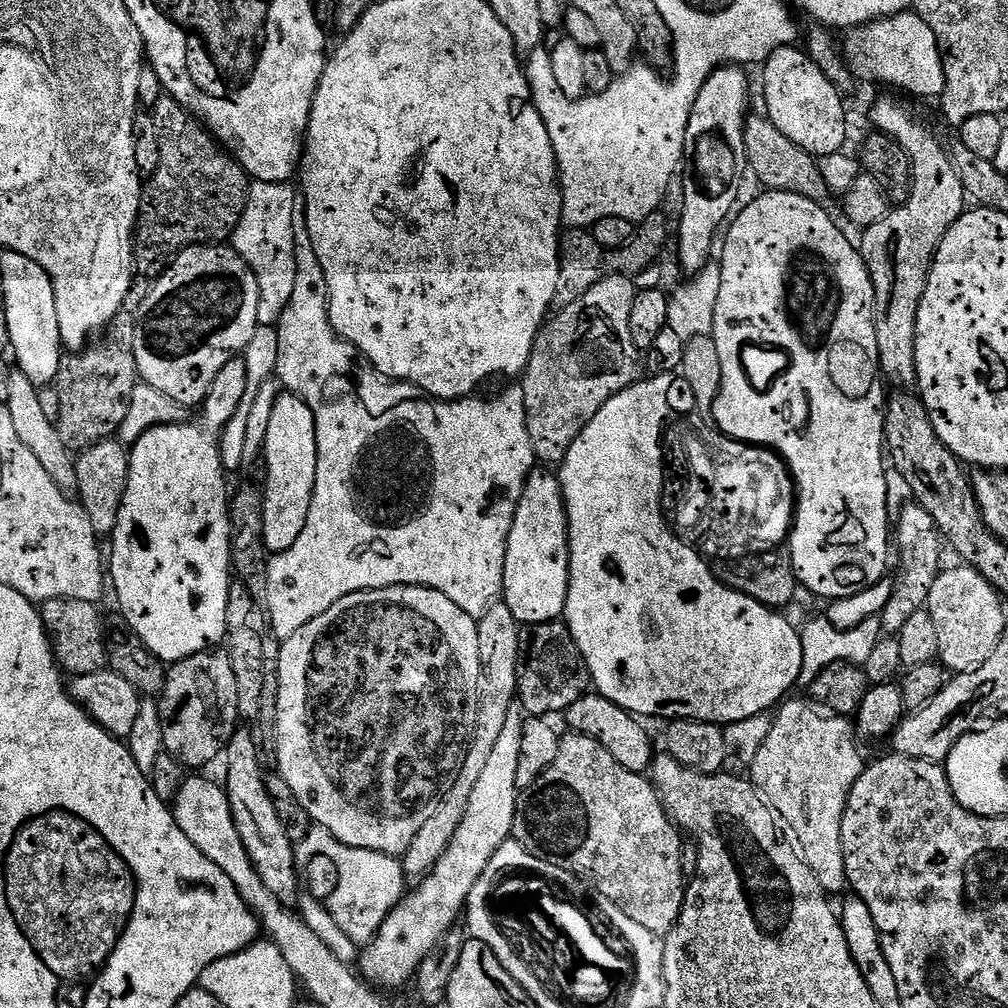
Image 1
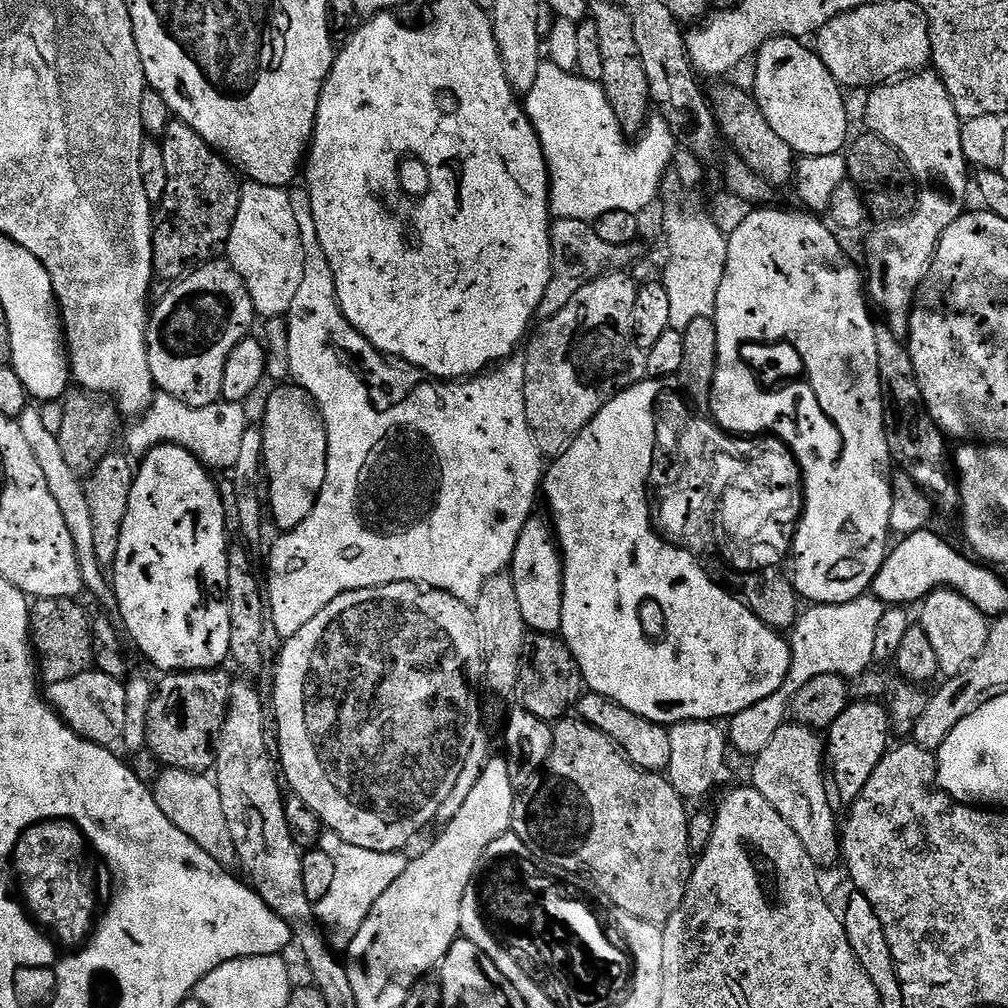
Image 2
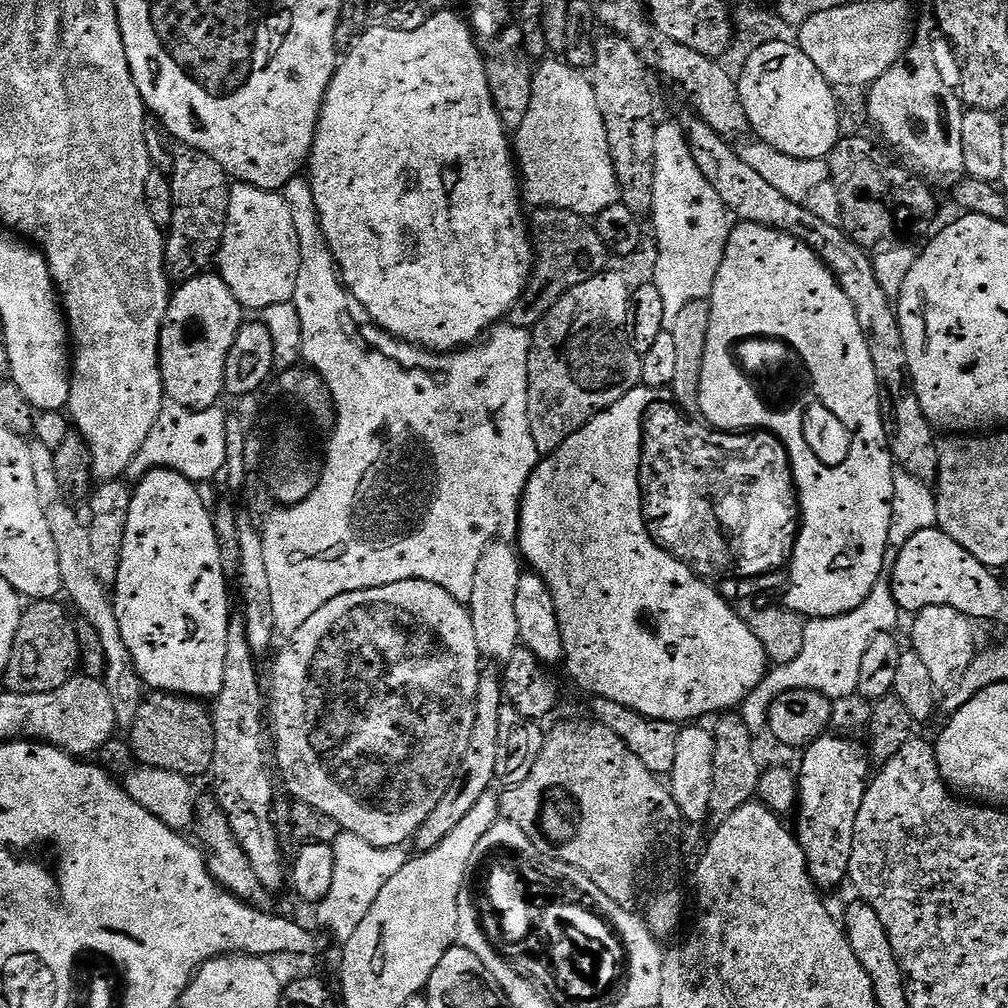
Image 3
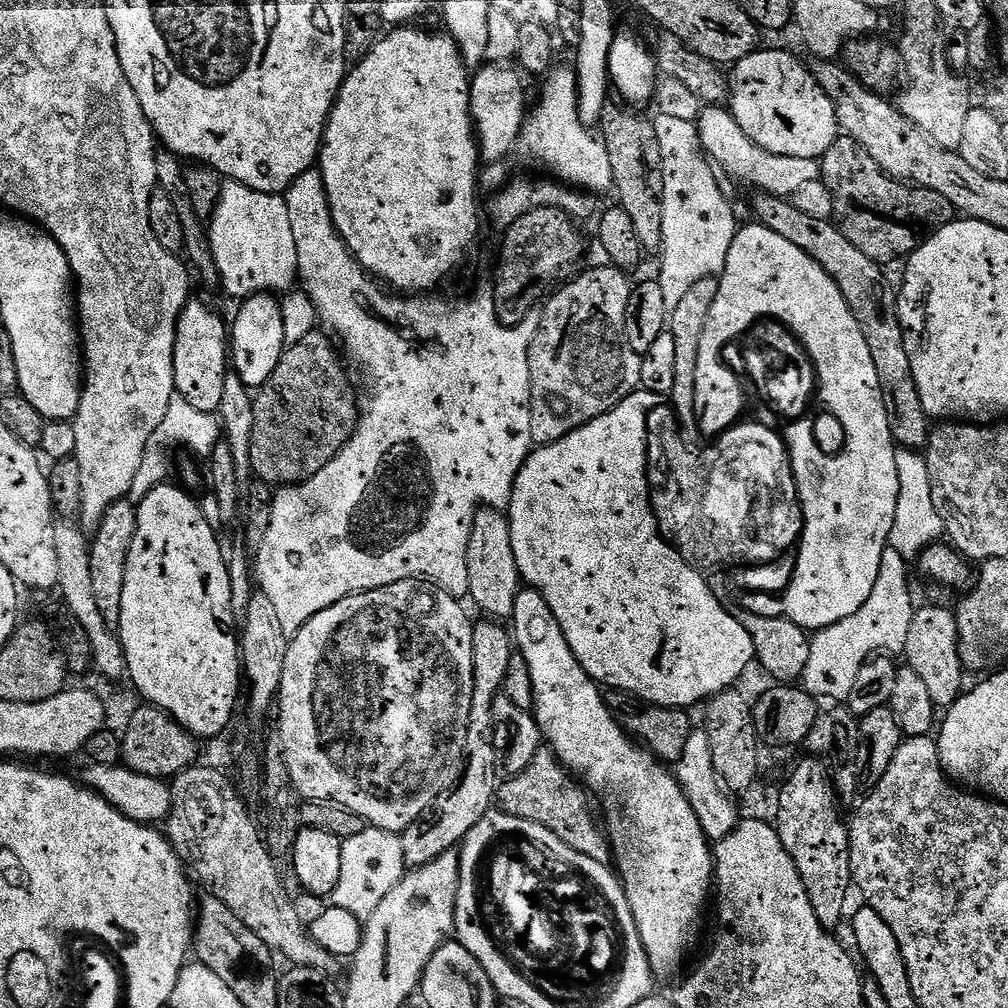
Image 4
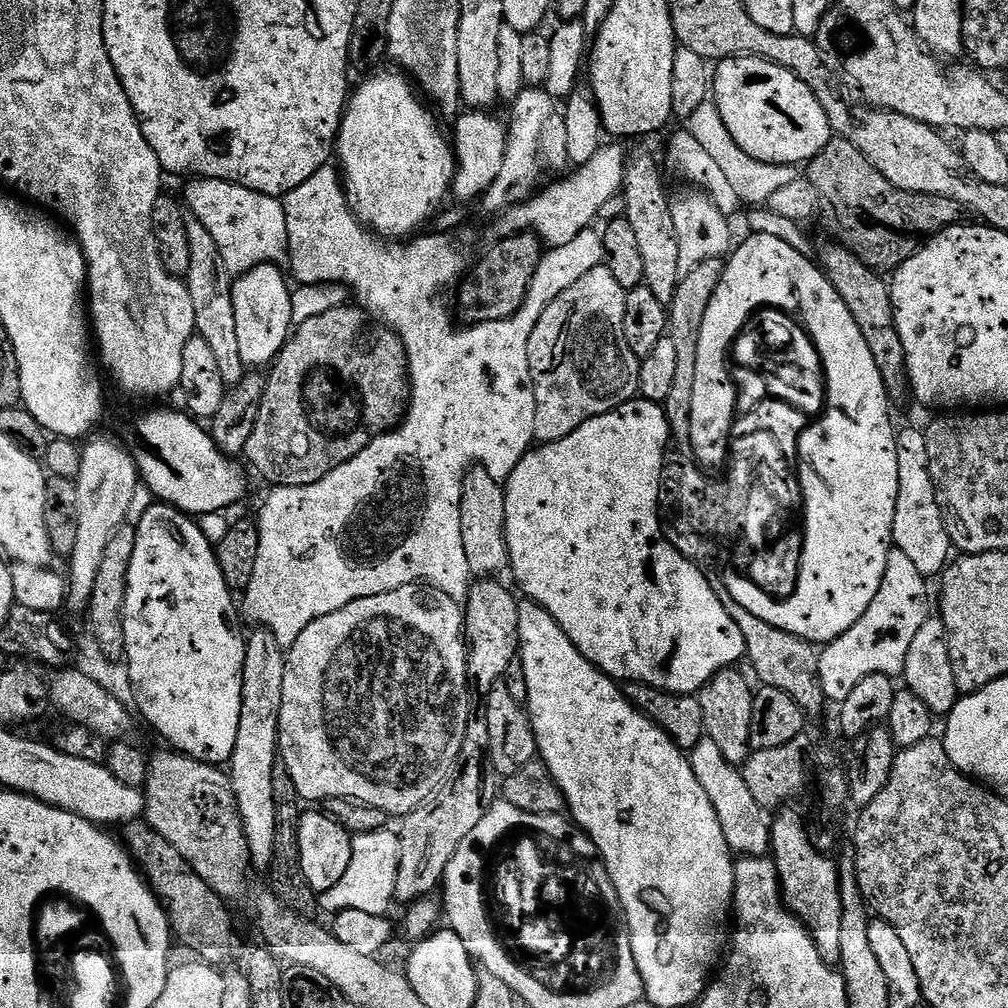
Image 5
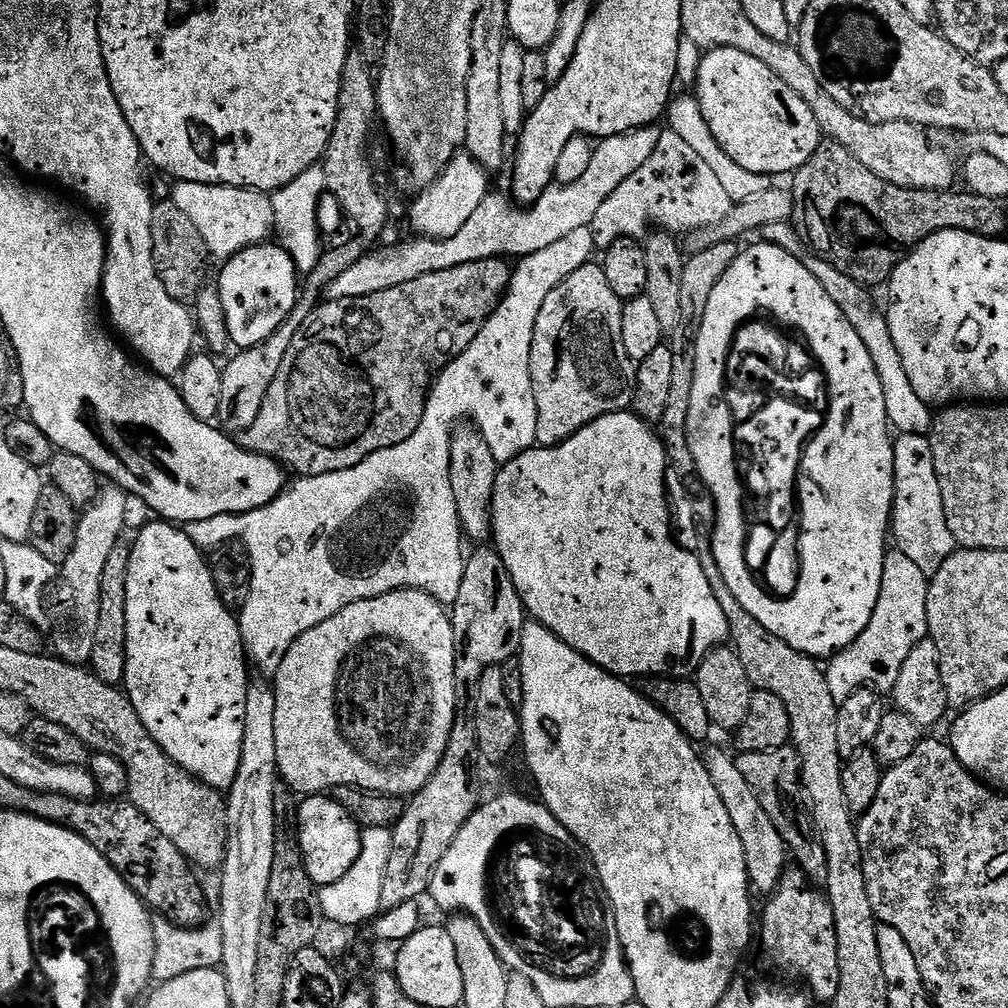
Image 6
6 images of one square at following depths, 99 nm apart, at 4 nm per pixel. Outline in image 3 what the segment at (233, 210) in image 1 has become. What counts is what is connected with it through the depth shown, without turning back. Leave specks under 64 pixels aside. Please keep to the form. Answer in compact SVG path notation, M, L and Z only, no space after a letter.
M185 147L177 151L176 165L170 175L174 194L174 214L166 229L164 267L173 281L192 280L207 273L220 254L230 210L230 177L210 154Z

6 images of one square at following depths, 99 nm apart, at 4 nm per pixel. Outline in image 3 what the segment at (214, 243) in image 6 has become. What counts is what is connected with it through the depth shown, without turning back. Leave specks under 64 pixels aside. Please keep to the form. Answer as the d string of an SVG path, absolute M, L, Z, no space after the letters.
M241 184L231 185L230 210L224 237L220 243L218 257L218 275L230 286L232 293L245 310L263 310L266 306L275 306L277 302L293 302L296 299L298 270L300 269L300 247L298 230L294 230L294 214L280 192L258 190L258 186Z

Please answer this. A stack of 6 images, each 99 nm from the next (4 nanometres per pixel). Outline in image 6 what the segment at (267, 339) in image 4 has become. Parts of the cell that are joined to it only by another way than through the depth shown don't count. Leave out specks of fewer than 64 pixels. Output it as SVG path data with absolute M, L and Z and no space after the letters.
M265 242L231 256L221 268L224 269L220 272L218 287L229 338L237 349L253 348L281 328L284 319L294 310L298 299L296 267L279 243Z

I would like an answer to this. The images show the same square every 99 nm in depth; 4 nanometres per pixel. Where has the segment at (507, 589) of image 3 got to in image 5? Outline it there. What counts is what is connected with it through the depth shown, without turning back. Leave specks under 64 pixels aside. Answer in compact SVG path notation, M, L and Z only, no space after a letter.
M483 466L469 468L464 474L460 509L462 510L462 550L466 550L466 562L473 577L499 577L501 575L499 572L509 567L504 484Z

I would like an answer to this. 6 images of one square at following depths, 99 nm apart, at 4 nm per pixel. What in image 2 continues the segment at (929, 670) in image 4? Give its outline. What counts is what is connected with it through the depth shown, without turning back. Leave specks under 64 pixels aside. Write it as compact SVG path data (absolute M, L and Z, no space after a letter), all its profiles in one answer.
M939 588L938 591L932 592L922 602L922 609L923 608L924 613L921 614L920 620L918 620L918 627L920 627L922 630L926 630L926 638L930 638L930 642L934 646L934 654L938 654L938 666L940 667L941 673L943 673L945 677L962 674L973 662L977 660L977 658L982 654L982 650L986 646L986 642L988 641L988 630L990 627L989 617L986 617L980 613L978 606L974 606L971 602L969 602L969 600L965 598L961 592L953 592L951 588Z

